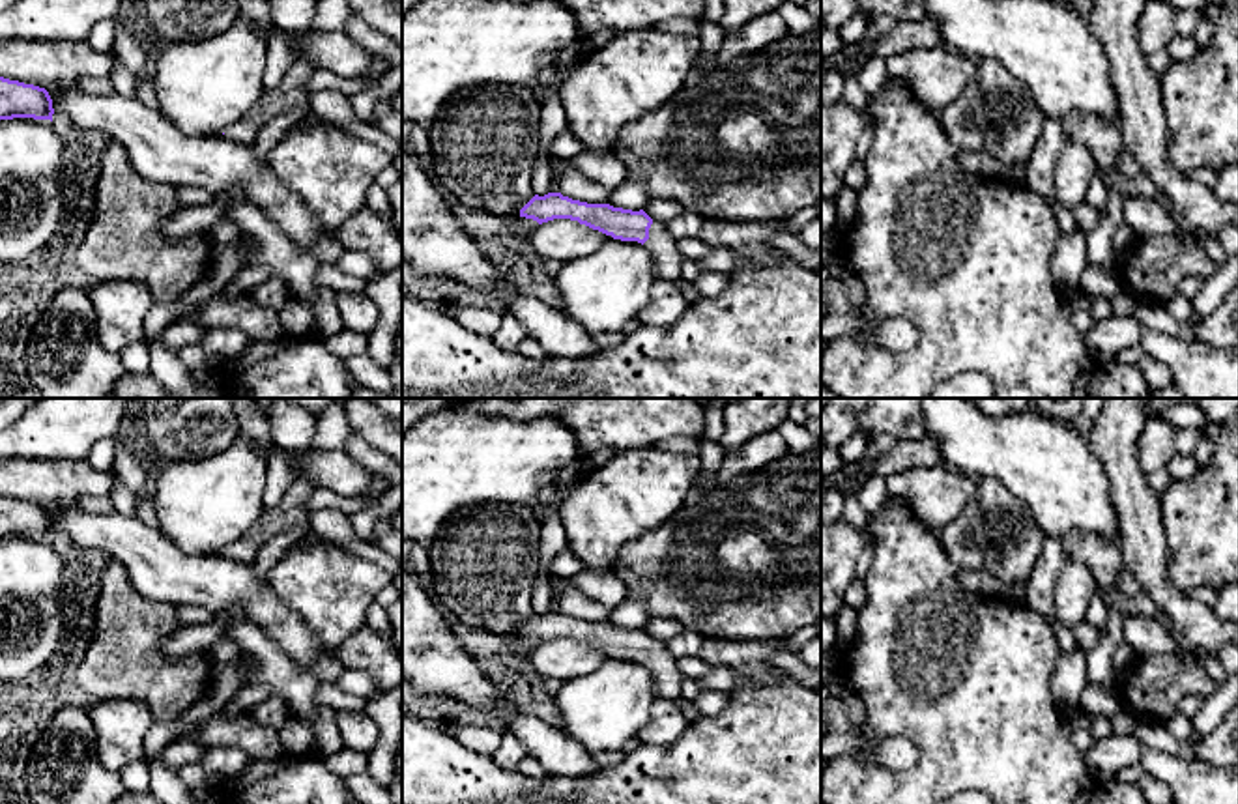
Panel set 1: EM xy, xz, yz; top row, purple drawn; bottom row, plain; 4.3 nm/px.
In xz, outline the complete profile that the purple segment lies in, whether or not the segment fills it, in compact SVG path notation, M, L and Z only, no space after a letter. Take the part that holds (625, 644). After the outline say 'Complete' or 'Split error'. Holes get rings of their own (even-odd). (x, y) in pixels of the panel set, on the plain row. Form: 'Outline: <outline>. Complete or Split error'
Outline: M548 611L544 615L535 613L520 628L520 636L533 638L539 643L570 638L613 658L638 660L651 671L658 697L677 699L681 696L684 675L677 666L677 658L668 649L668 643L653 639L643 628L632 630L610 623L587 623L561 611Z. Split error

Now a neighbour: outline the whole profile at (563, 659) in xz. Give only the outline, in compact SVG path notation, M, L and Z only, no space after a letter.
M554 638L537 643L535 649L522 656L531 671L542 679L559 679L563 682L597 669L604 660L613 658L578 639Z

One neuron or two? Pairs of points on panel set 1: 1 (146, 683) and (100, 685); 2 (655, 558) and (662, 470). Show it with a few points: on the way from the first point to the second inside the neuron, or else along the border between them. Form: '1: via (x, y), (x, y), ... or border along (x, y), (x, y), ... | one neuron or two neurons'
1: via (135, 683), (111, 683) | one neuron
2: border along (689, 498), (662, 524), (640, 533), (619, 552) | two neurons

